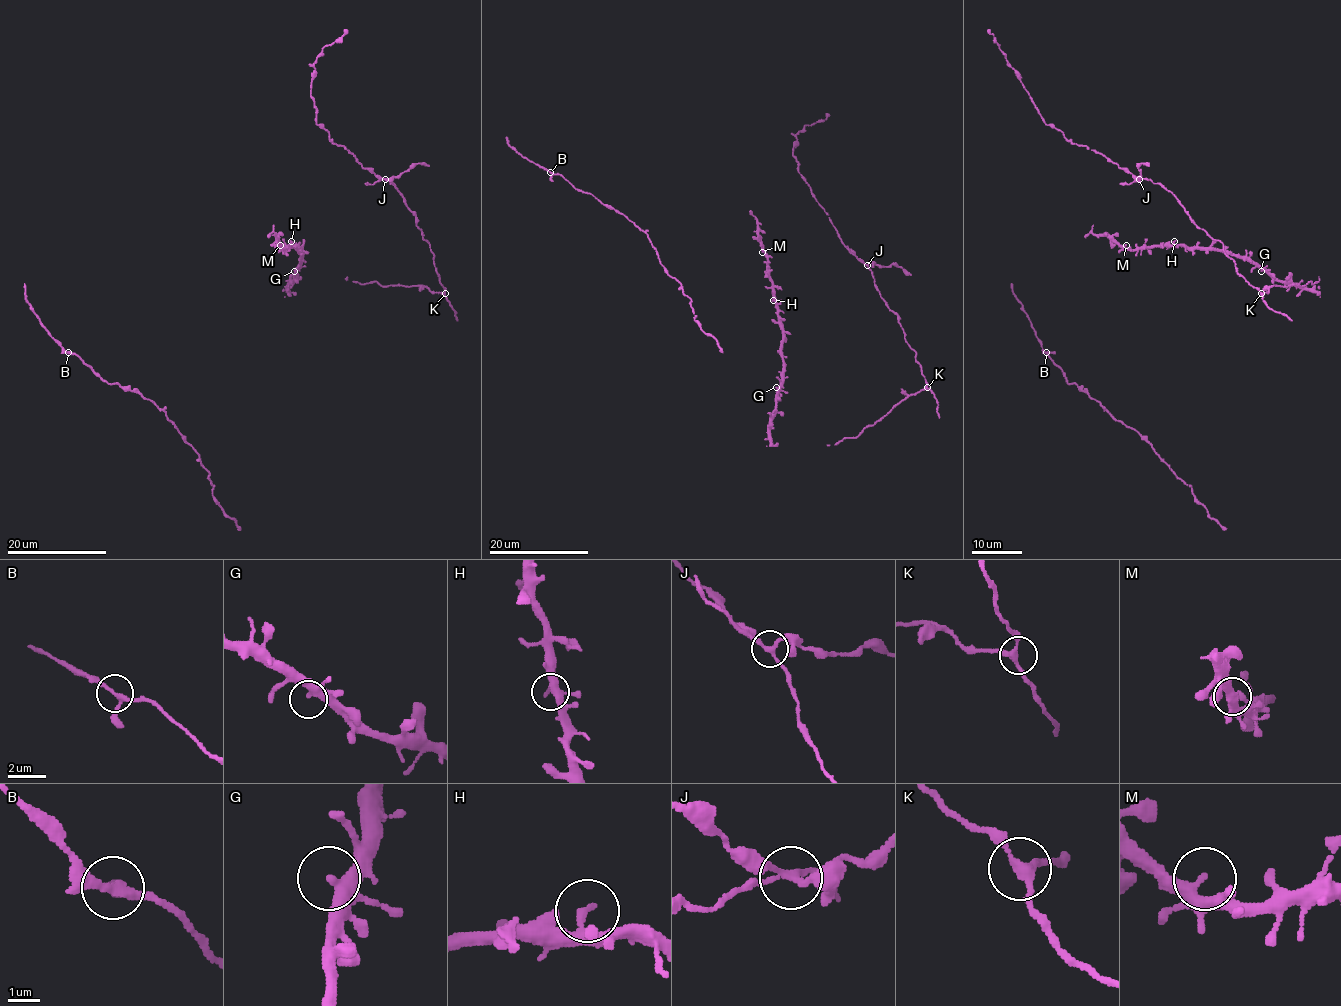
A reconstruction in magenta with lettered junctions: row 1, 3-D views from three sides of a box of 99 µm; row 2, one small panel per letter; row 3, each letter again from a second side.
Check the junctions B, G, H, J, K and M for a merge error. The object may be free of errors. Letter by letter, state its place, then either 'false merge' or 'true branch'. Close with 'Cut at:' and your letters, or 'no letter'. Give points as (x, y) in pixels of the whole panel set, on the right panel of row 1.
B: place (1046, 352); true branch
G: place (1261, 271); true branch
H: place (1174, 241); true branch
J: place (1139, 179); false merge
K: place (1261, 293); true branch
M: place (1126, 245); true branch
Cut at: J

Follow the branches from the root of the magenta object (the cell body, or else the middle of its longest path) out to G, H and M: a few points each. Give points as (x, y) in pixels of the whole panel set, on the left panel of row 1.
G: (291, 292), (287, 287), (294, 281), (294, 271)
H: (291, 292), (287, 287), (294, 281), (294, 272), (301, 260), (300, 249), (291, 241)
M: (291, 292), (287, 287), (294, 281), (294, 272), (301, 260), (300, 249), (295, 245), (284, 249), (280, 245)

